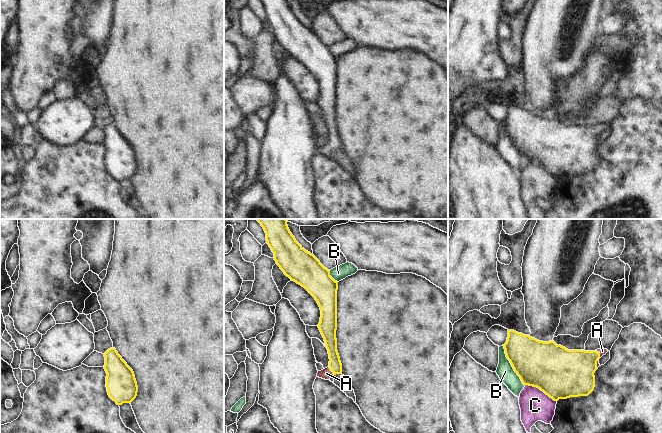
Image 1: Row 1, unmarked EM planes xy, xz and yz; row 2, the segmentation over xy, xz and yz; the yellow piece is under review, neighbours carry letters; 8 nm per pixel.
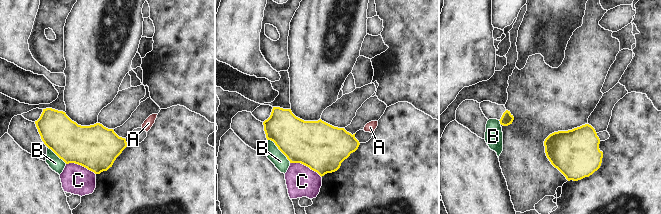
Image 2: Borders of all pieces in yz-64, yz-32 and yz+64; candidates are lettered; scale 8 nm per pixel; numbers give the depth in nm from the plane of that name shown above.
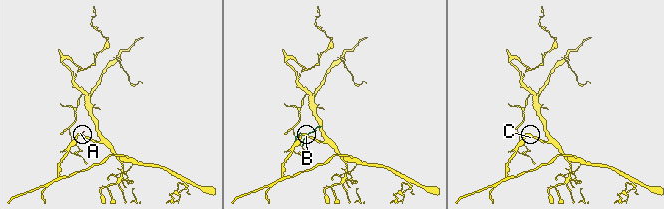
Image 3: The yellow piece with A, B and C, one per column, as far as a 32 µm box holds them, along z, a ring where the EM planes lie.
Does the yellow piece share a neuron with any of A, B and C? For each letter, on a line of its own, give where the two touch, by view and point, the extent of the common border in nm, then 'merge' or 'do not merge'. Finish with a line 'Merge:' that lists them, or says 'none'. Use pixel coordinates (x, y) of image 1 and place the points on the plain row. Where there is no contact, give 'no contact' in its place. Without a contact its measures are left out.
A: meets yellow in yz at (598, 134); contact 150 nm long; merge
B: meets yellow in yz at (511, 140); contact 380 nm long; do not merge
C: meets yellow in yz at (541, 166); contact 300 nm long; do not merge
Merge: A

